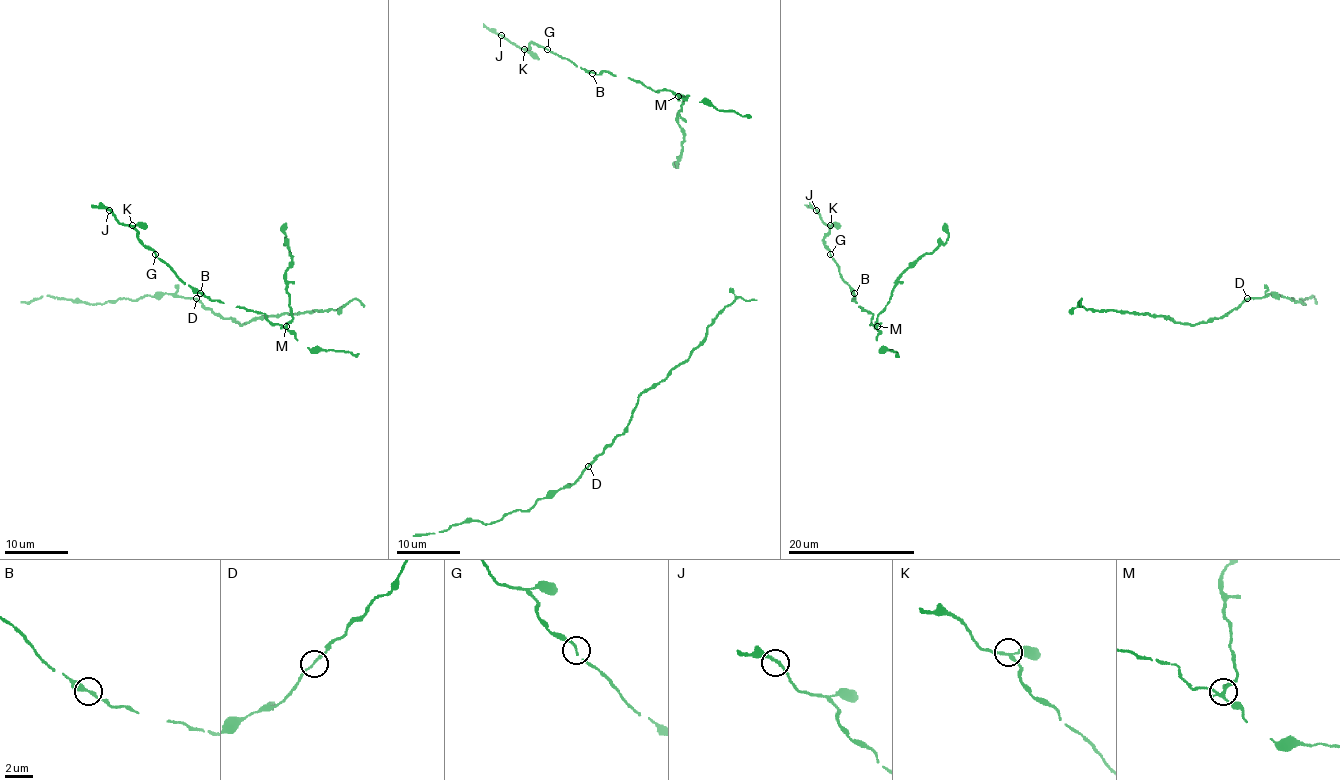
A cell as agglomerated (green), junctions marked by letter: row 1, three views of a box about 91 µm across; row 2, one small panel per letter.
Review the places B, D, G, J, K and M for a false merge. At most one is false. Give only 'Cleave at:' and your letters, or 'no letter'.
Cleave at: M

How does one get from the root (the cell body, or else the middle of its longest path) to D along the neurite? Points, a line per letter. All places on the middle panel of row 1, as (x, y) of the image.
D: (730, 288), (734, 299), (708, 328), (706, 337), (687, 359), (638, 397), (627, 427), (589, 465)

